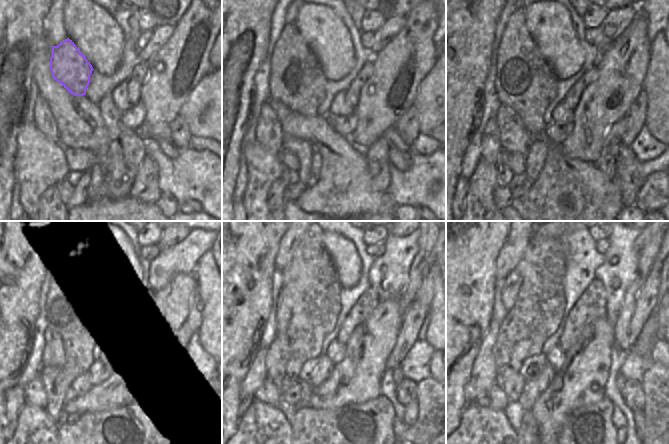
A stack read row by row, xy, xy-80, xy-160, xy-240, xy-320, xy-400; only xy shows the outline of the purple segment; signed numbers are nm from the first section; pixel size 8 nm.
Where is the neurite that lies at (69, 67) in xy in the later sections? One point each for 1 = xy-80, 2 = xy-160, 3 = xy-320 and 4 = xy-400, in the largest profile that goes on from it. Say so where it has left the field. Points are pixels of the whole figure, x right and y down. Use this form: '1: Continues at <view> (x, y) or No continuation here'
1: Continues at xy-80 (296, 78)
2: Continues at xy-160 (525, 82)
3: Continues at xy-320 (311, 279)
4: Continues at xy-400 (540, 303).

